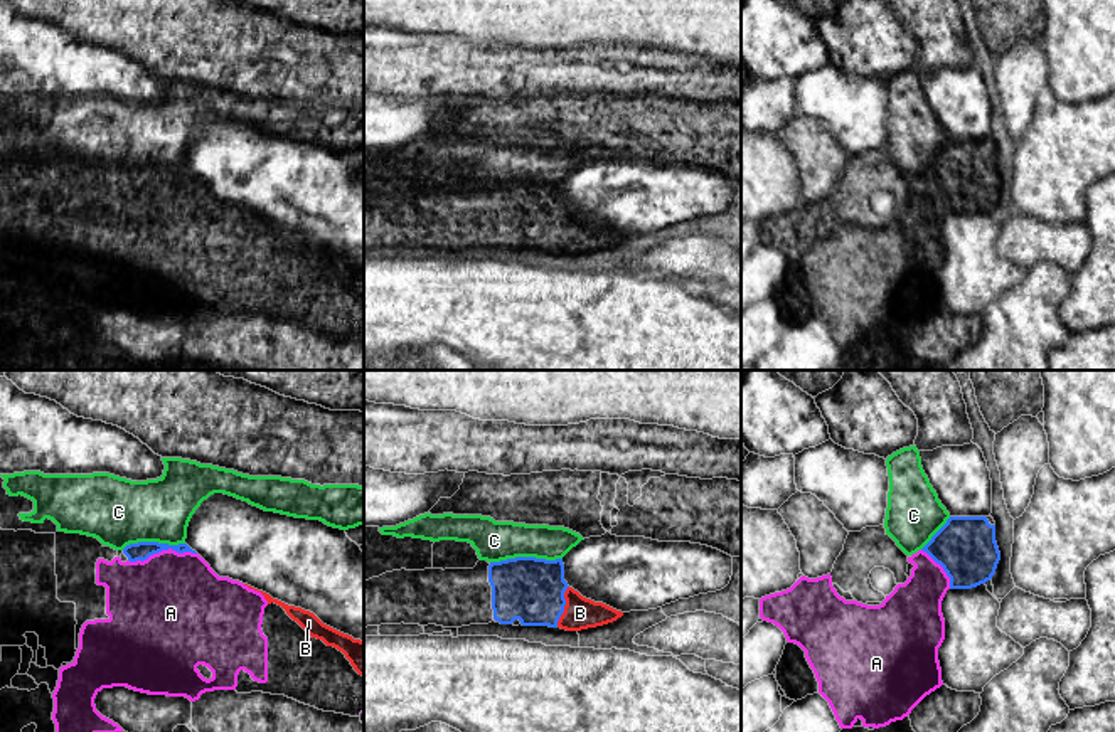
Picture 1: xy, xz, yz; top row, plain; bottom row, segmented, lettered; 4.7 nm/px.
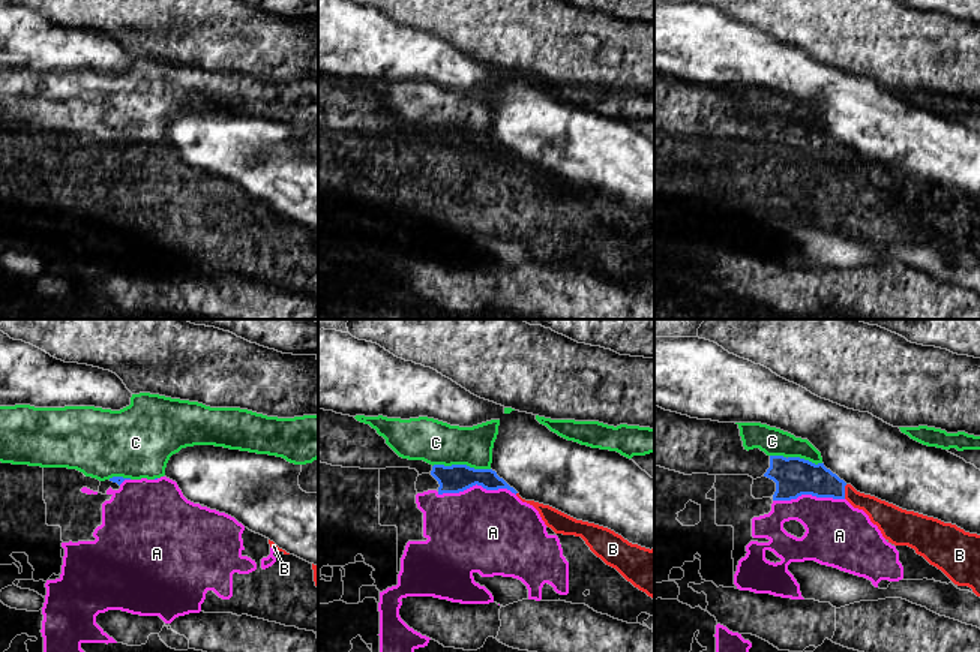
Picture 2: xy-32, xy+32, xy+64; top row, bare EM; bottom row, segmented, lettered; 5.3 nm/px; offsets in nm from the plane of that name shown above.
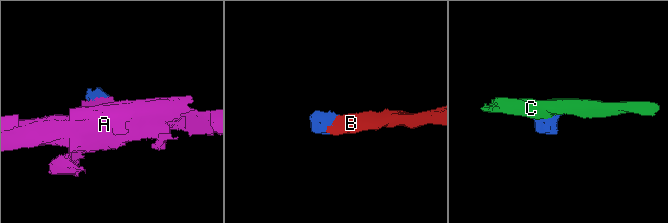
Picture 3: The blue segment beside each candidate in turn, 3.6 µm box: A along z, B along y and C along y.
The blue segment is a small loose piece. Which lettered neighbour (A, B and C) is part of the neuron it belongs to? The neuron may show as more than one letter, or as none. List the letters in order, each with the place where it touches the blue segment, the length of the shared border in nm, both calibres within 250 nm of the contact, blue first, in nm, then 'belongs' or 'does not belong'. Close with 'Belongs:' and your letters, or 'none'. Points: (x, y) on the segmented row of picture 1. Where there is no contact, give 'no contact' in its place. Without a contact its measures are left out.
A: xy (162, 549) | 340 nm | 90/460 nm | does not belong
B: xz (565, 604) | 200 nm | 300/160 nm | belongs
C: xz (526, 557) | 340 nm | 300/190 nm | does not belong
Belongs: B

